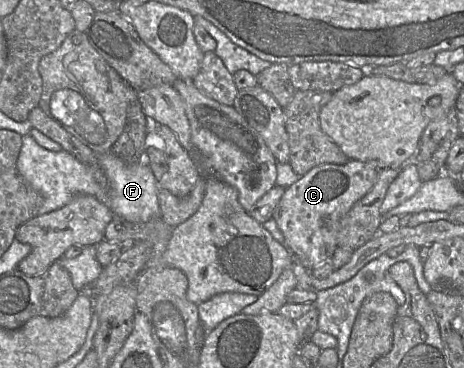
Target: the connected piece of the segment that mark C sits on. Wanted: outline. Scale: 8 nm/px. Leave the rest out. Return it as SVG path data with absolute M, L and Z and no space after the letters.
M349 159L343 165L318 165L285 189L272 218L284 235L285 247L302 266L312 270L330 262L338 245L324 220L339 220L346 215L353 205L371 190L378 173L379 168L374 163Z

